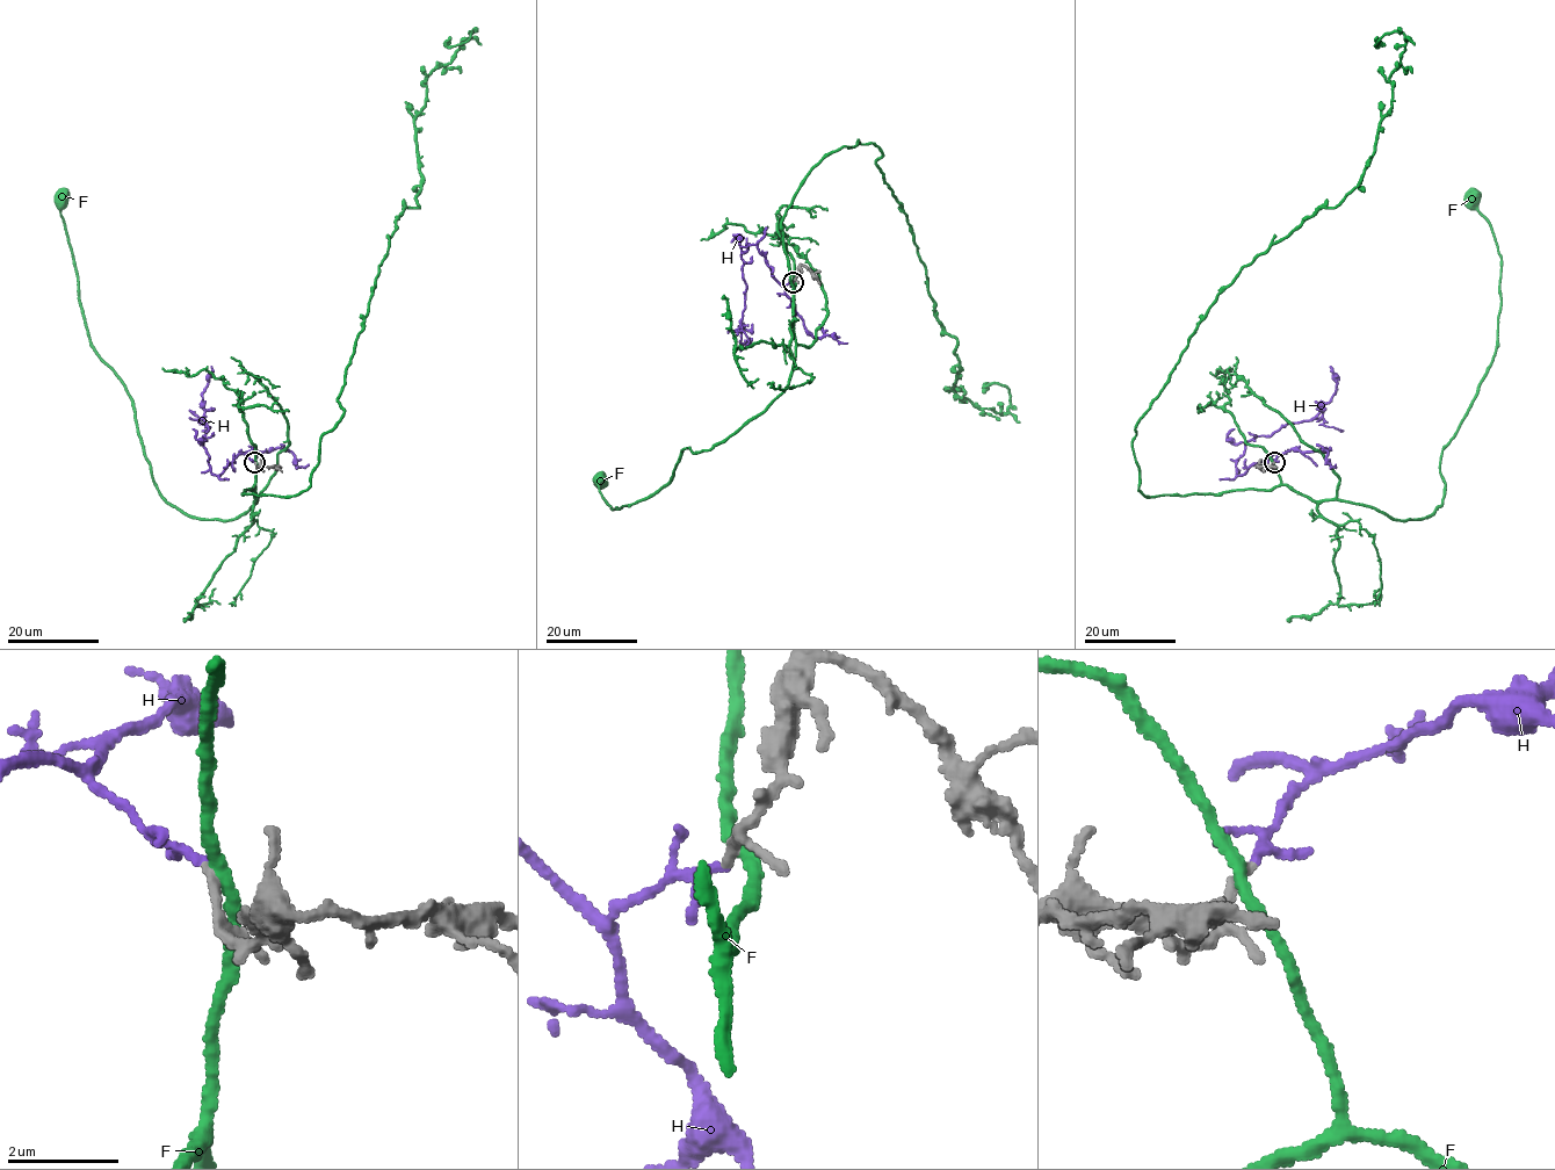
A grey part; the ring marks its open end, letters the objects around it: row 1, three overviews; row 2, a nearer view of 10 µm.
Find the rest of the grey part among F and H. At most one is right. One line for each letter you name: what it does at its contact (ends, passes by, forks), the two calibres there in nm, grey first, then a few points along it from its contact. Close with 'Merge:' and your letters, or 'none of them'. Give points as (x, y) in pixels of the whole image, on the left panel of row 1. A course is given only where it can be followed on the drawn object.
H: it passes by; 160 nm thick on the grey side, 120 nm on the other; it runs (254, 462), (239, 454), (218, 476), (211, 472), (203, 441), (208, 432), (202, 394), (211, 367)
Merge: H

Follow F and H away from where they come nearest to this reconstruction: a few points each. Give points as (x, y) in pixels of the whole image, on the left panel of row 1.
F: (255, 463), (257, 502), (228, 520), (190, 517), (168, 503), (150, 471), (125, 385), (91, 341), (62, 197)
H: (254, 462), (239, 454), (218, 476), (211, 472), (203, 441), (208, 432), (202, 394), (211, 367)

